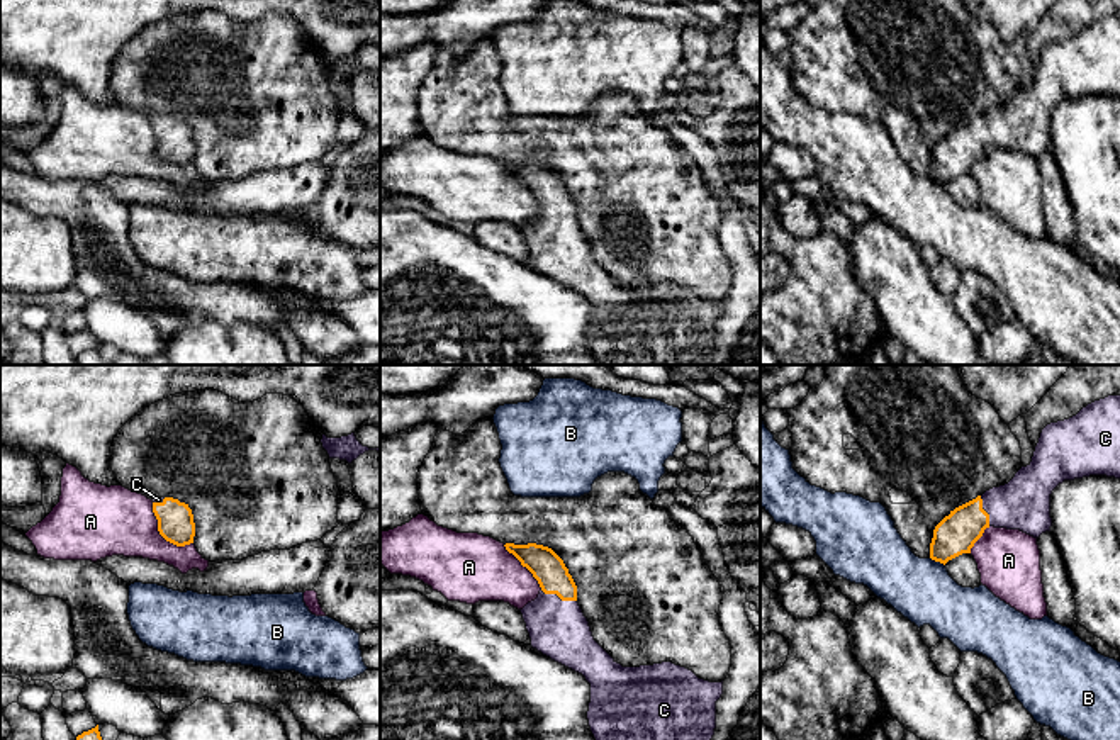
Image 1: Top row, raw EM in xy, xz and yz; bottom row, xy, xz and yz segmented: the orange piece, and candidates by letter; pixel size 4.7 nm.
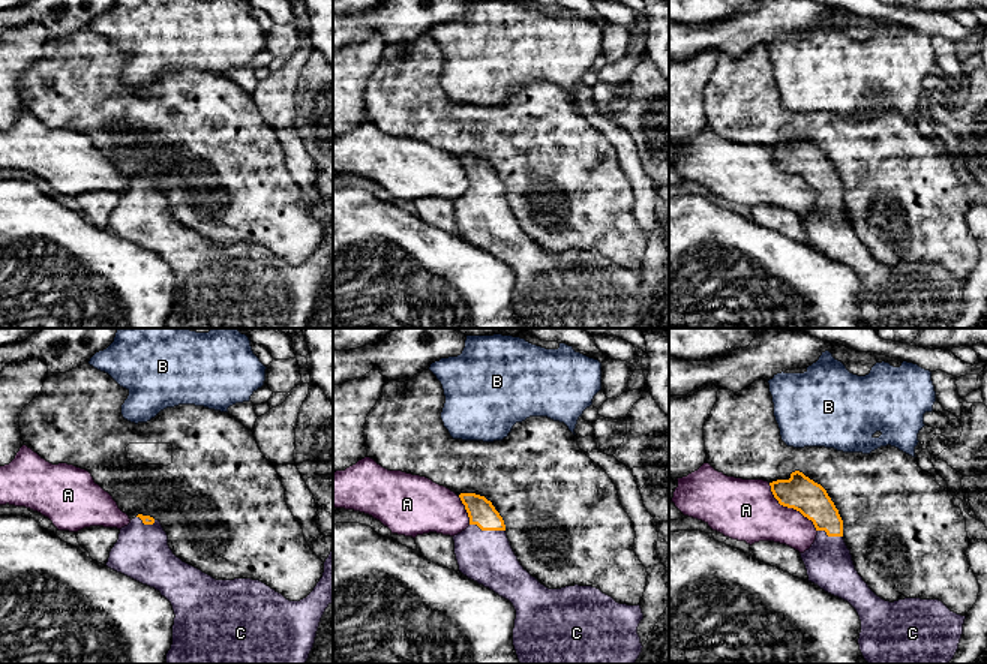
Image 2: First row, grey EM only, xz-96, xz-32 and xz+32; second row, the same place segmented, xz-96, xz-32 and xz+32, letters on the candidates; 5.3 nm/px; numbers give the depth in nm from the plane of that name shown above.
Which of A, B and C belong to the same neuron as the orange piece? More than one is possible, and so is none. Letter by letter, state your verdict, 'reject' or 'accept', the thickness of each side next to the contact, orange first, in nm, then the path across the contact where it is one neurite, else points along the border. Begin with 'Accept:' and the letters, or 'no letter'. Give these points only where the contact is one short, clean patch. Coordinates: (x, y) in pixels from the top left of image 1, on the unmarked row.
Accept: C
A: reject; 180 nm thick on the orange side, 320 nm on the other
B: reject; 190 nm thick on the orange side, 300 nm on the other
C: accept; 160 nm thick on the orange side, 280 nm on the other; runs through xz (547, 187), (557, 204), (559, 216), (557, 248)

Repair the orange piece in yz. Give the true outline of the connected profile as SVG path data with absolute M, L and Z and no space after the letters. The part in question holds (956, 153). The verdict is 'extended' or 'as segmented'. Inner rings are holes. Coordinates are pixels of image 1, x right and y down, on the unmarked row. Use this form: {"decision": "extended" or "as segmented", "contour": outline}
{"decision": "extended", "contour": "M1108 15L1083 27L1076 36L1047 44L1039 58L1032 81L1000 107L955 127L933 149L930 178L940 183L971 173L989 146L1020 149L1033 158L1050 151L1050 114L1064 100L1089 95L1120 98L1120 15Z"}

